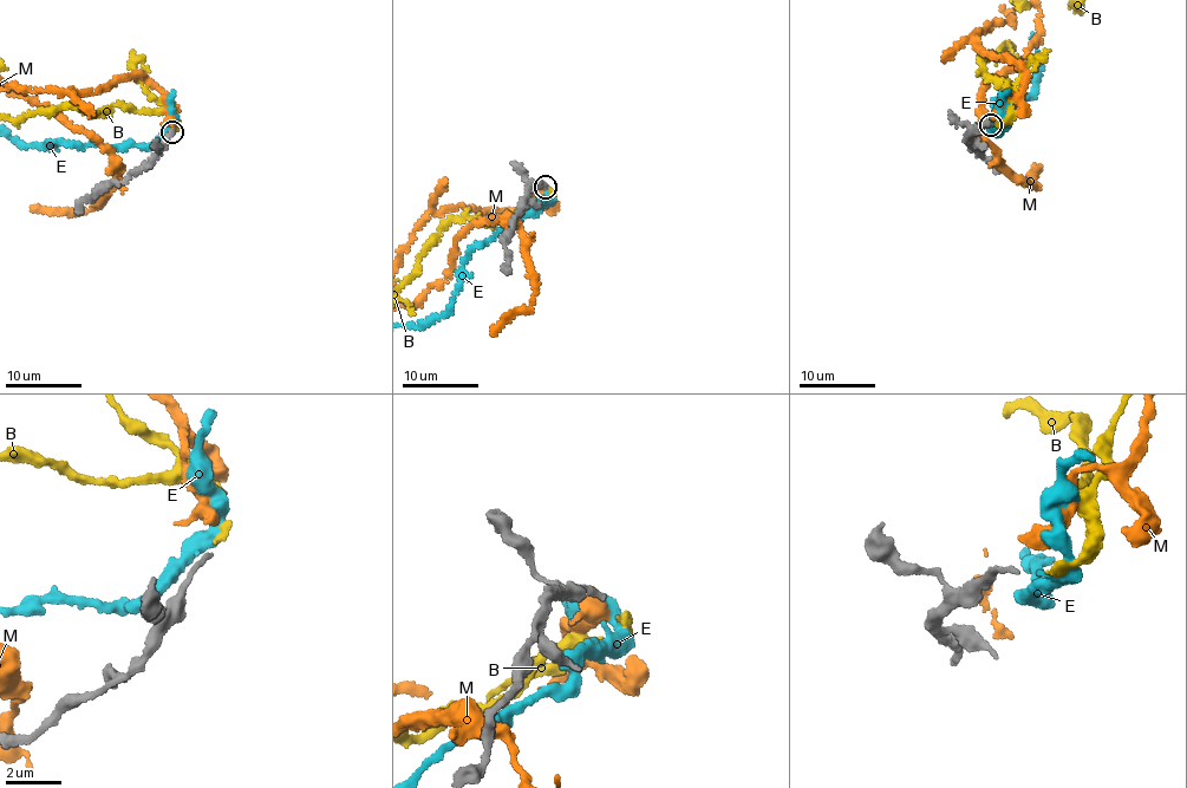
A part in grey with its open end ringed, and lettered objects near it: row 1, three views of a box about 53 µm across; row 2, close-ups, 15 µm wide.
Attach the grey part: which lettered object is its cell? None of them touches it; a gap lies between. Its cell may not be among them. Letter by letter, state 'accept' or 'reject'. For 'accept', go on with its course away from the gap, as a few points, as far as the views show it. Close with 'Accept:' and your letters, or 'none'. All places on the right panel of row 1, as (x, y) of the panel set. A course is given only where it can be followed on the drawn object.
B: accept
E: reject
M: reject
Accept: B

